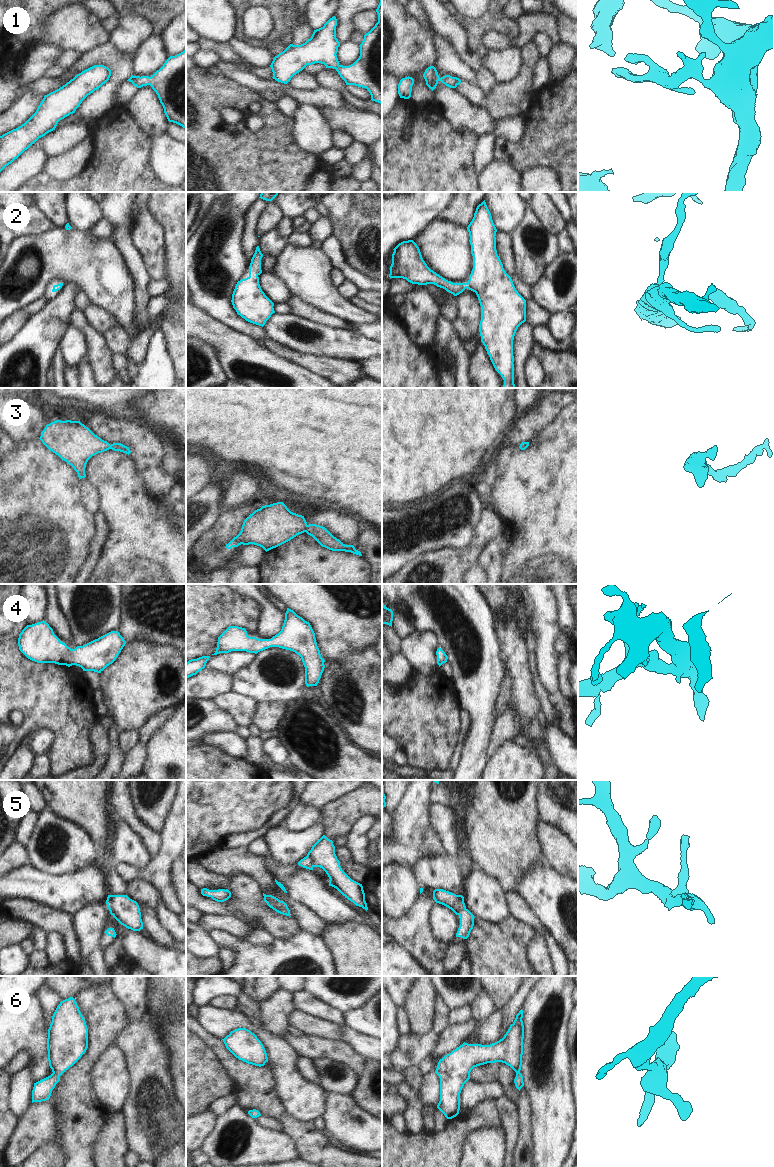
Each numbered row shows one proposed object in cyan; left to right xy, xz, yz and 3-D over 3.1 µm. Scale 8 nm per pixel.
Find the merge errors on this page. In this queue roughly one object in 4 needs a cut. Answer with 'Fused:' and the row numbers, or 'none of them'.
Fused: 5

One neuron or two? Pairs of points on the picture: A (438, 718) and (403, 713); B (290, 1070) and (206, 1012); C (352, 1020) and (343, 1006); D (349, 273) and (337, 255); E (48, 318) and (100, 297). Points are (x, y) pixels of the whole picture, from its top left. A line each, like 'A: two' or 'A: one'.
A: one
B: one
C: two
D: one
E: two

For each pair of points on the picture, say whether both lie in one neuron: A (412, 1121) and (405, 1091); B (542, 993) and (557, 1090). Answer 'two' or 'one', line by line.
A: one
B: one

